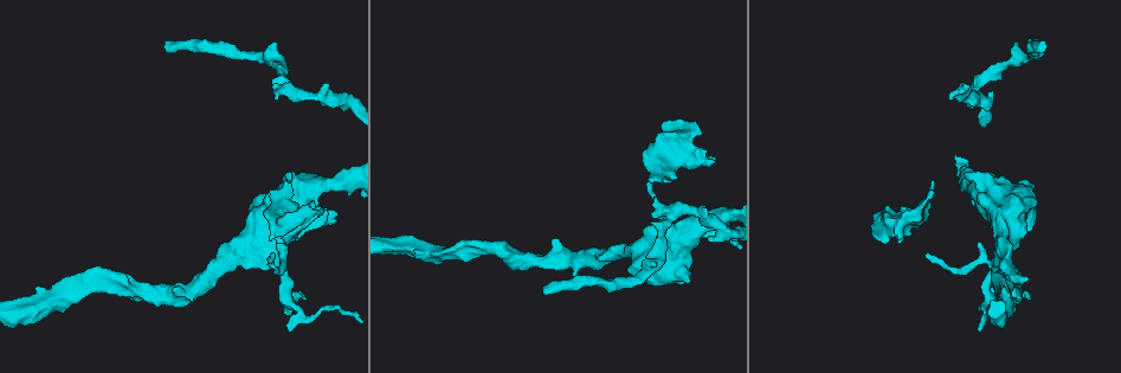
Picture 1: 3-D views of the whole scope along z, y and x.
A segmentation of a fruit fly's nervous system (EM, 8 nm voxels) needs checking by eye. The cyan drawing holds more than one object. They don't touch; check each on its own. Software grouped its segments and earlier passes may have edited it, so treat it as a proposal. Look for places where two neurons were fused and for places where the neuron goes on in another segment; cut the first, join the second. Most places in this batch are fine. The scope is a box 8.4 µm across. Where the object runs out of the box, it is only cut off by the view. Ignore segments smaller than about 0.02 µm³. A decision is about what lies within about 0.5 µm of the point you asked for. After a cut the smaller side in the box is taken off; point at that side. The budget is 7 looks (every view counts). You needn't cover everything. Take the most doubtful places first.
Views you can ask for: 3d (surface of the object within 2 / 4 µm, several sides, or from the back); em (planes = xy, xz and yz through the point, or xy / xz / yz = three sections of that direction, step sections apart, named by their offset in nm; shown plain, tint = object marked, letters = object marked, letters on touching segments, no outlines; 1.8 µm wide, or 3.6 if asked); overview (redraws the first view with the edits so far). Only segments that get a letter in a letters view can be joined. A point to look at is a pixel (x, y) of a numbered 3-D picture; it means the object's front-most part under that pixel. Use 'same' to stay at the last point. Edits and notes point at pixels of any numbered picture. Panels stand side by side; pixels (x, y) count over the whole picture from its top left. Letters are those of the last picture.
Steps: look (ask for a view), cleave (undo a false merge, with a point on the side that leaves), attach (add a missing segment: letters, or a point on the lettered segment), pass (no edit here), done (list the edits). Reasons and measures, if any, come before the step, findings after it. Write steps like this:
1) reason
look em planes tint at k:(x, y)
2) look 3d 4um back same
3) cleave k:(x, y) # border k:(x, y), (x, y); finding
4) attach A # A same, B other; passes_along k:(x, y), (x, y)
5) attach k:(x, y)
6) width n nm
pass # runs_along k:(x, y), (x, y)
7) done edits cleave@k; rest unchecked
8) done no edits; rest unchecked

branch stops here
look 3d 4um back at 1:(163, 47)

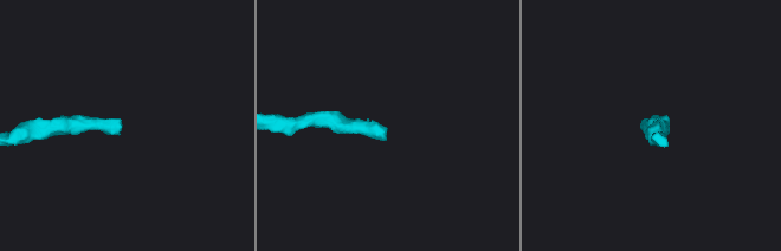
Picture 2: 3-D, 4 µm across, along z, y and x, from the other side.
shape alone is not enough
look em xy step 16 tint at 2:(120, 128)

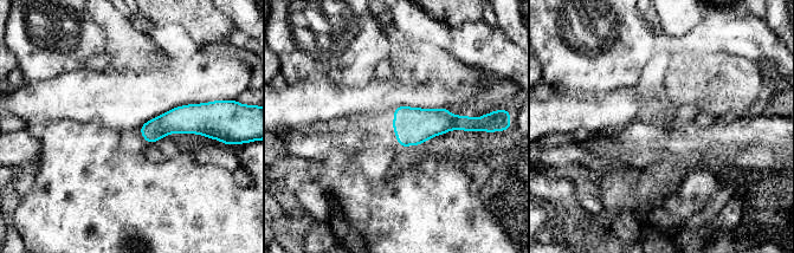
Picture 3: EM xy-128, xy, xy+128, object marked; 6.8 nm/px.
another direction
look em planes letters same

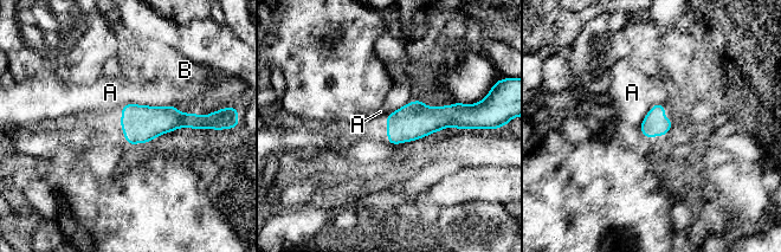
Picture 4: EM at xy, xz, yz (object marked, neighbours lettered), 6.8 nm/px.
pass # A other, B other; border 4:(124, 104), (172, 105); none of them fits

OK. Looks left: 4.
an open end
look 3d 2um at 1:(662, 180)

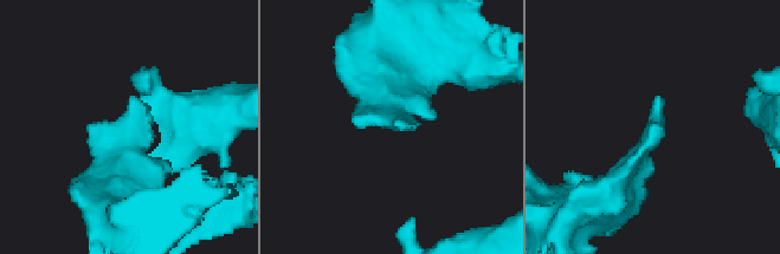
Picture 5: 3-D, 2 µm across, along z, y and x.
look em 3.6um planes letters at 5:(401, 127)

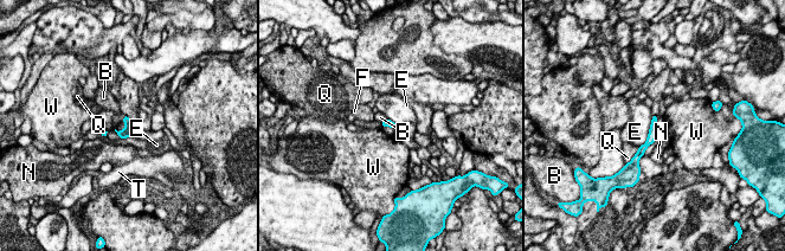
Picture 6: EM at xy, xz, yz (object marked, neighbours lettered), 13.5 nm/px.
pass # B other, E other, F other, N other, Q other, T other, W other; border 6:(652, 116), (647, 140), (638, 147); no lettered segment goes on from it

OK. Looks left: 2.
free end
look em planes plain at 1:(277, 97)

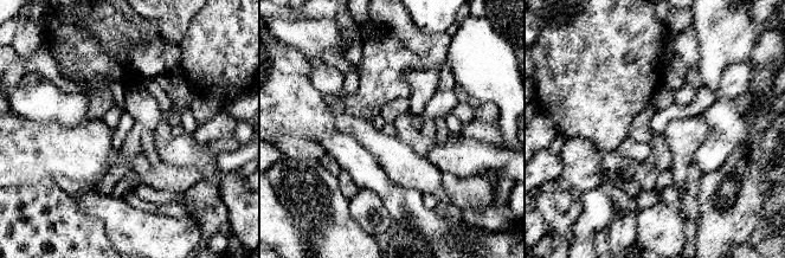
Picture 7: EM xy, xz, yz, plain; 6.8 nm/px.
look em planes letters same

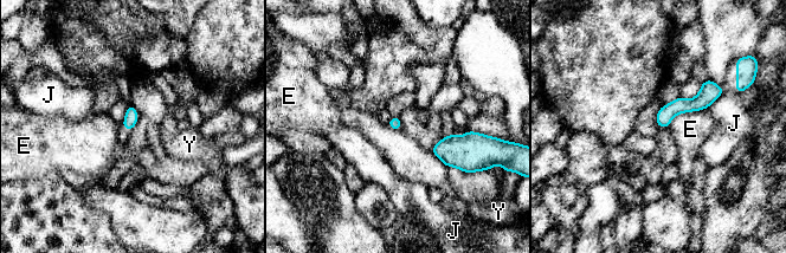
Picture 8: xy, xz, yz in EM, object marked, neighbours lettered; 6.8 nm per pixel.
pass # E other, J other, Y other; no lettered segment goes on from it

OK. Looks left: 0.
done no edits; rest unchecked

